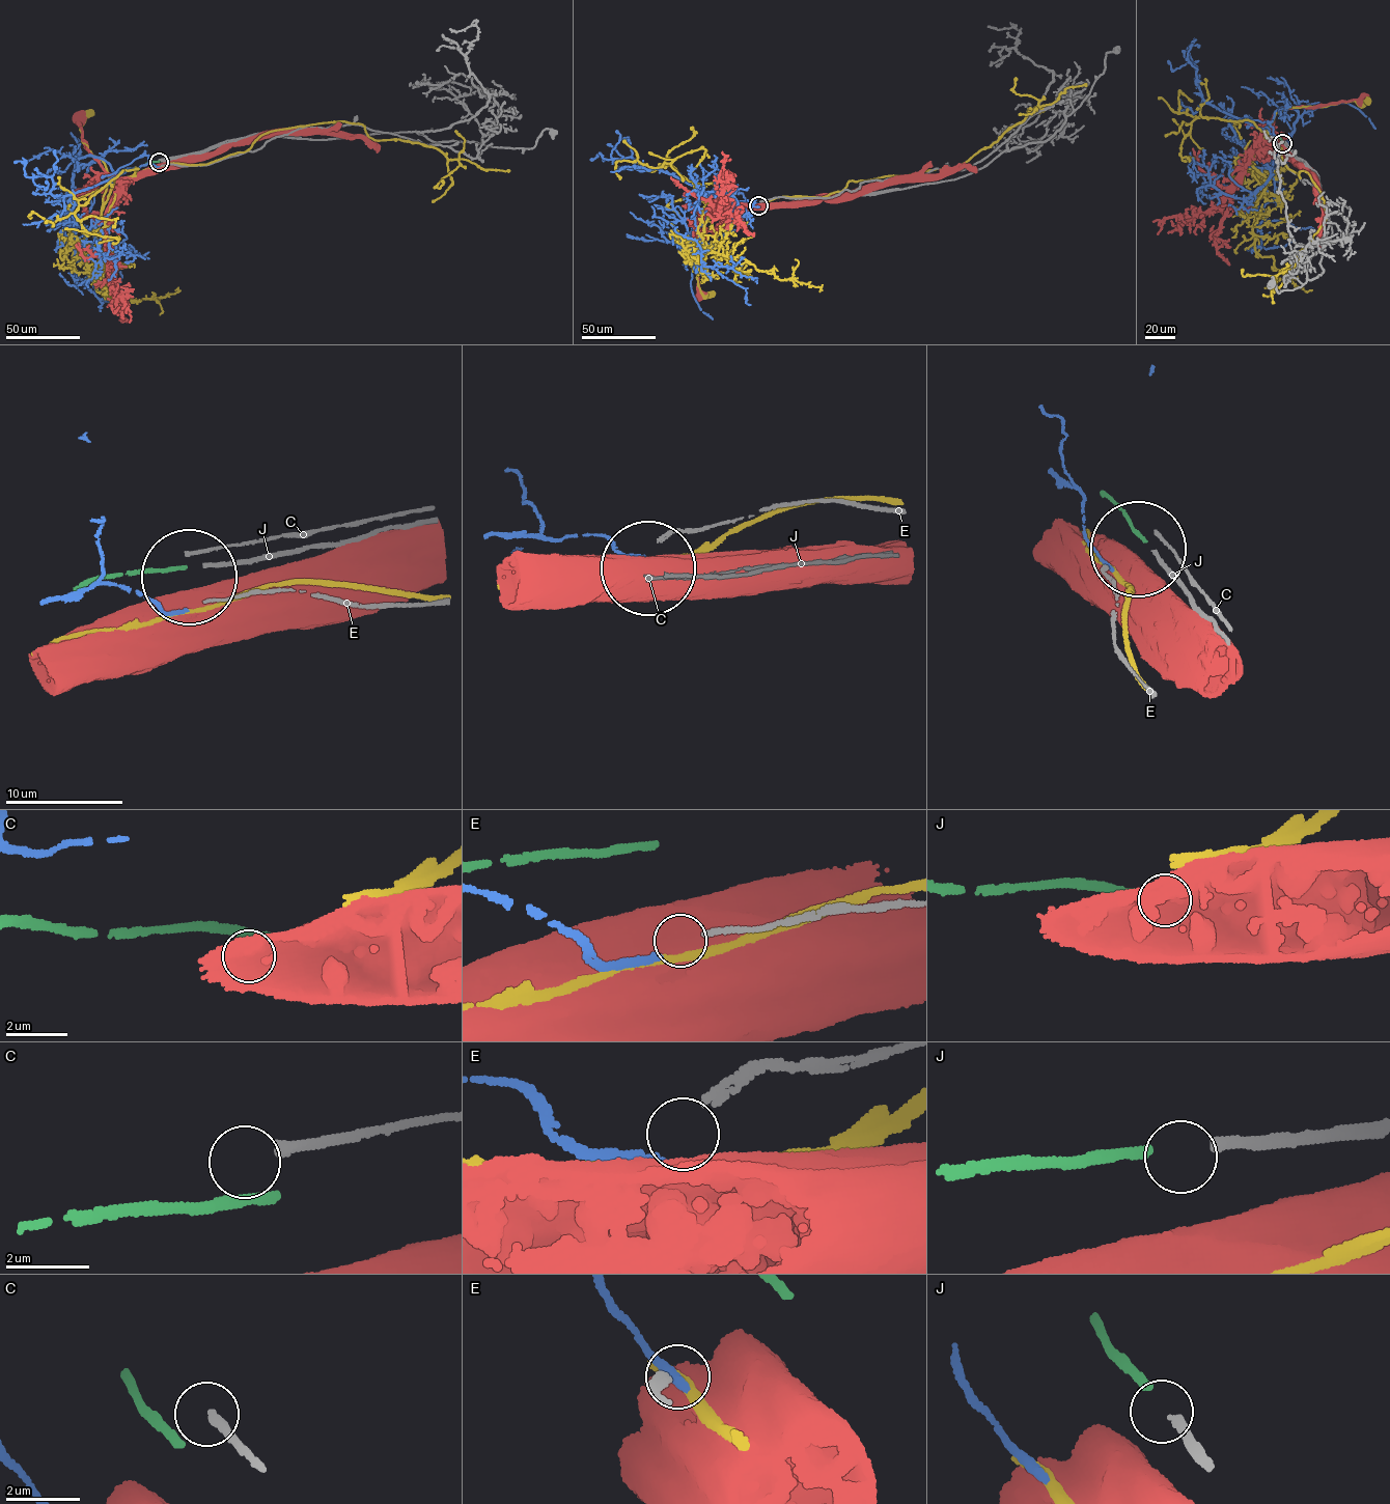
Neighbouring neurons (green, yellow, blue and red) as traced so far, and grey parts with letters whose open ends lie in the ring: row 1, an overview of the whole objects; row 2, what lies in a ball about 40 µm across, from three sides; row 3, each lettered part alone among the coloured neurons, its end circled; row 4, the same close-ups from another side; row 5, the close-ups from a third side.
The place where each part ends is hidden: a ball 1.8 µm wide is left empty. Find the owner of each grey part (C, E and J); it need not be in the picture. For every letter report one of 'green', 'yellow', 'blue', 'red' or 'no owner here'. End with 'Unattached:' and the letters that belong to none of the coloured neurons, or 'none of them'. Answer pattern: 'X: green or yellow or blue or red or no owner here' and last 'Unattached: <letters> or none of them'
C: no owner here
E: blue
J: green
Unattached: C

